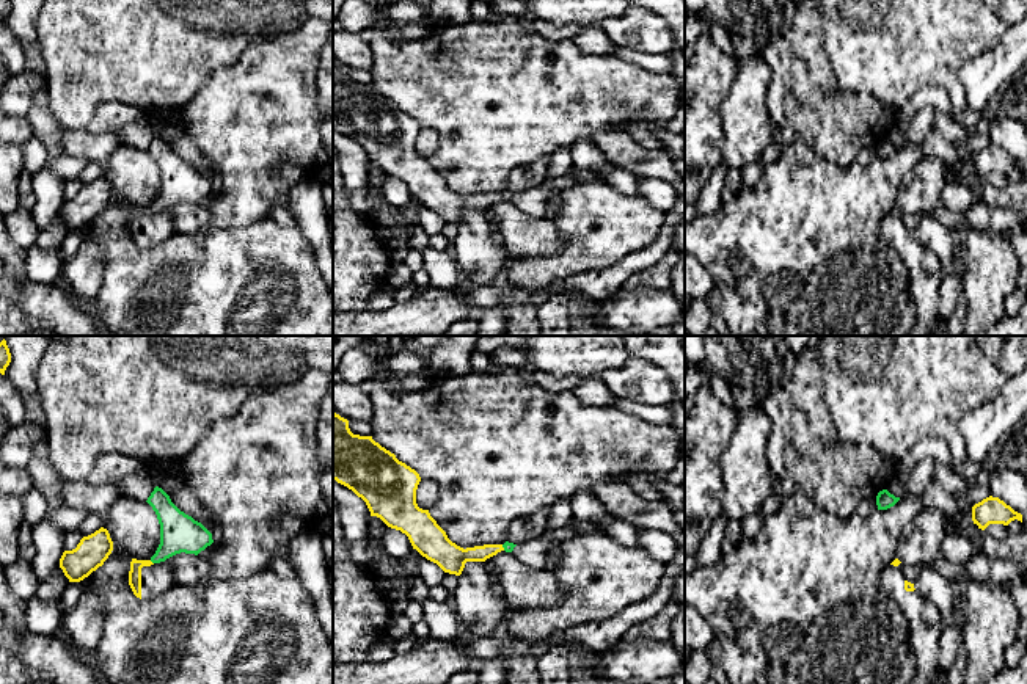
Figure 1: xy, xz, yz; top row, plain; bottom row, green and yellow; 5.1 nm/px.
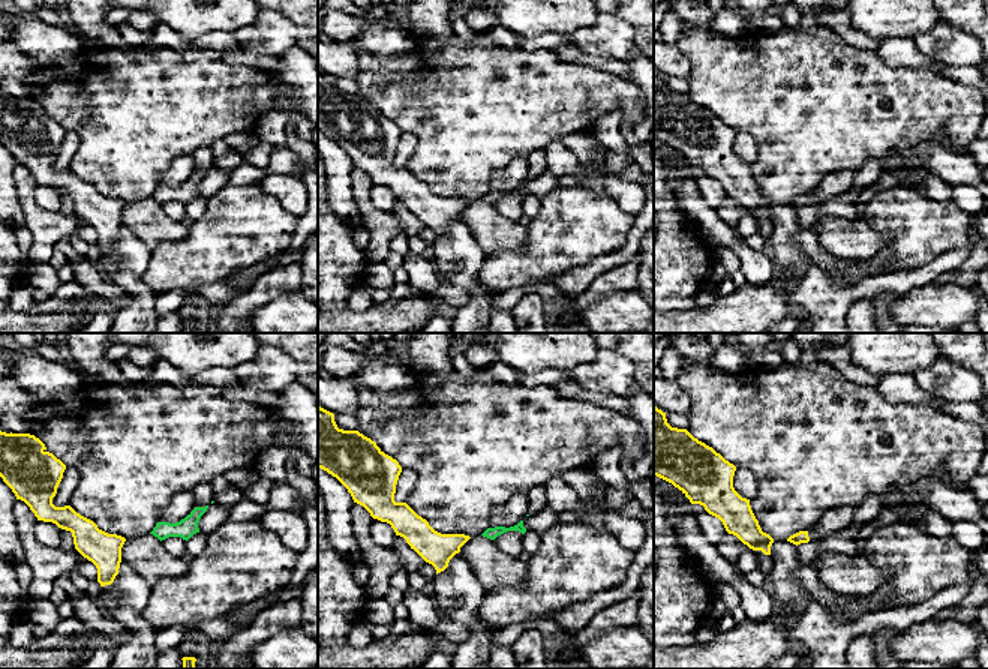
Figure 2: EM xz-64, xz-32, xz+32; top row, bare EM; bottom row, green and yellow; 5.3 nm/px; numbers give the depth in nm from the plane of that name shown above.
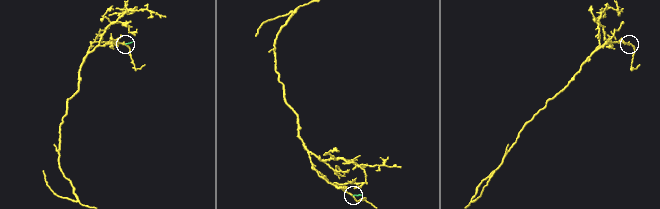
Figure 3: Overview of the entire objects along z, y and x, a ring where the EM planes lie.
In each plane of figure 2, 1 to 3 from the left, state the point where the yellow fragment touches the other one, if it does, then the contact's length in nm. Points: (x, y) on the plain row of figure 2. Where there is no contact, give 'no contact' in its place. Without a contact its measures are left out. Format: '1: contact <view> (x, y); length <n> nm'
1: no contact
2: no contact
3: no contact

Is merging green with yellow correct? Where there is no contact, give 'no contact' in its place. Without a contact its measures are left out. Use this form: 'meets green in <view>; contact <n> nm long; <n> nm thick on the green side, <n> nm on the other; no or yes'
meets green in xz; contact 40 nm long; 50 nm thick on the green side, 120 nm on the other; yes

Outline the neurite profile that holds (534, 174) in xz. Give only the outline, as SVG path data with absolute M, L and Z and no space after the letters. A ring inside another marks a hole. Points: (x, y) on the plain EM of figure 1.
M539 158L529 165L517 166L507 182L507 190L514 193L542 187L548 179L550 158Z

